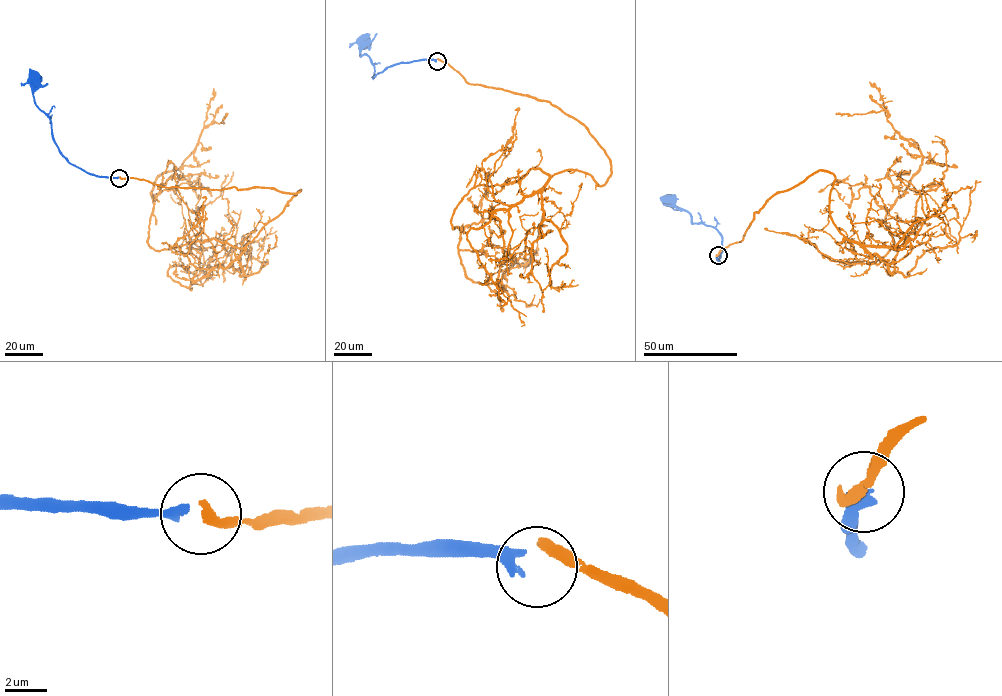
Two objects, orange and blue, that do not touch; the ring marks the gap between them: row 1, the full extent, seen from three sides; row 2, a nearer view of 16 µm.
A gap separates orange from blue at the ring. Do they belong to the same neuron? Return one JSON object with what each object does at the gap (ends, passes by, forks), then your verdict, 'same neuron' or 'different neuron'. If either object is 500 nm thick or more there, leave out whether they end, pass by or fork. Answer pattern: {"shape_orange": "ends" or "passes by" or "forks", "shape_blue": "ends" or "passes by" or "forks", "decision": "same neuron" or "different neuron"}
{"shape_orange": "passes by", "shape_blue": "ends", "decision": "different neuron"}

